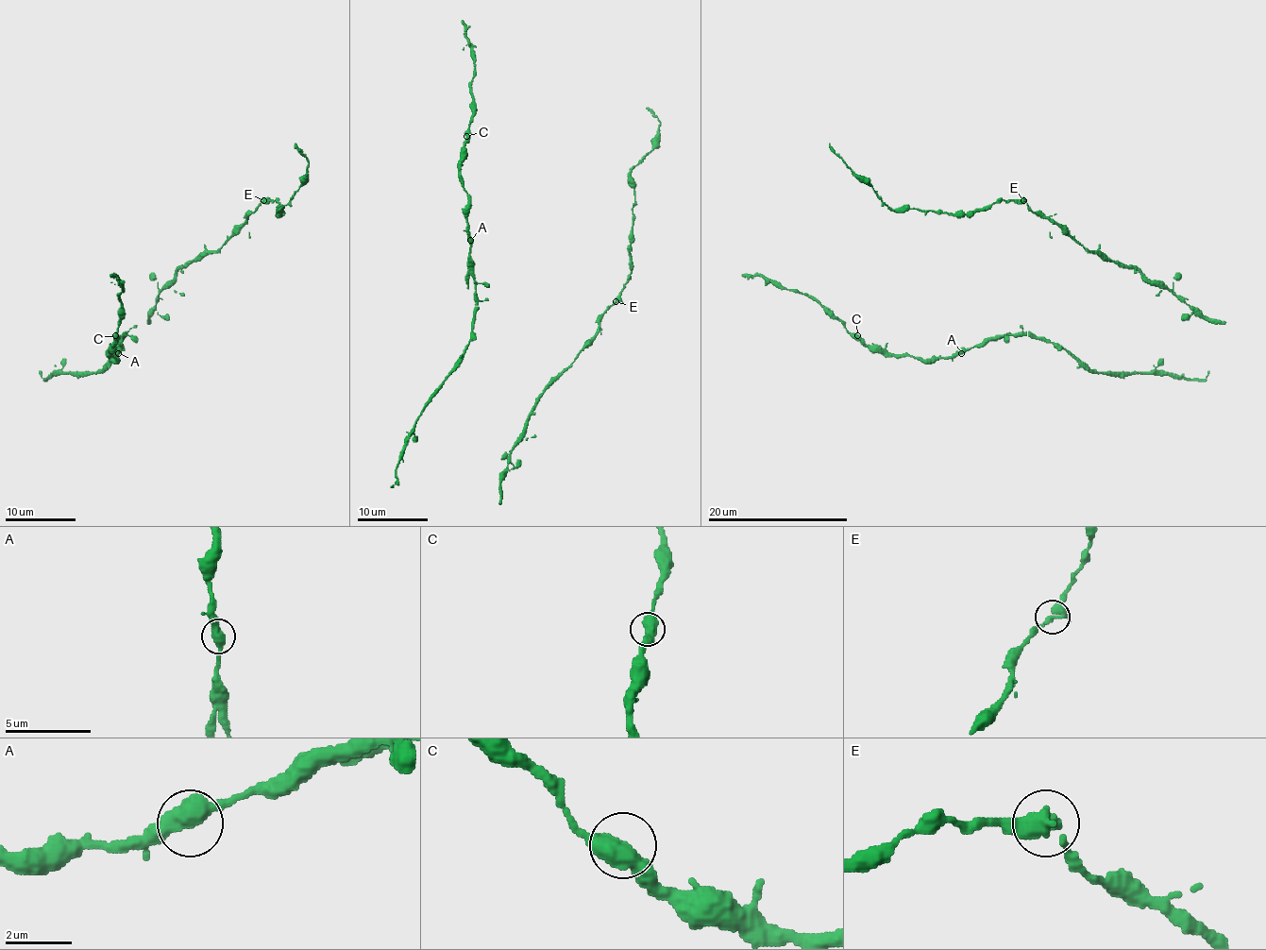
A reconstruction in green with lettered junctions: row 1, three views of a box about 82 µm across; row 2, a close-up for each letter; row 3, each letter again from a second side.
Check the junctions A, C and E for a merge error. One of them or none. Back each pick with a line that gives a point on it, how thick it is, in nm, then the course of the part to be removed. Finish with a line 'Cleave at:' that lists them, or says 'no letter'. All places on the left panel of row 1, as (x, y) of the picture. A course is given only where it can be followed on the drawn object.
Cleave at: no letter

